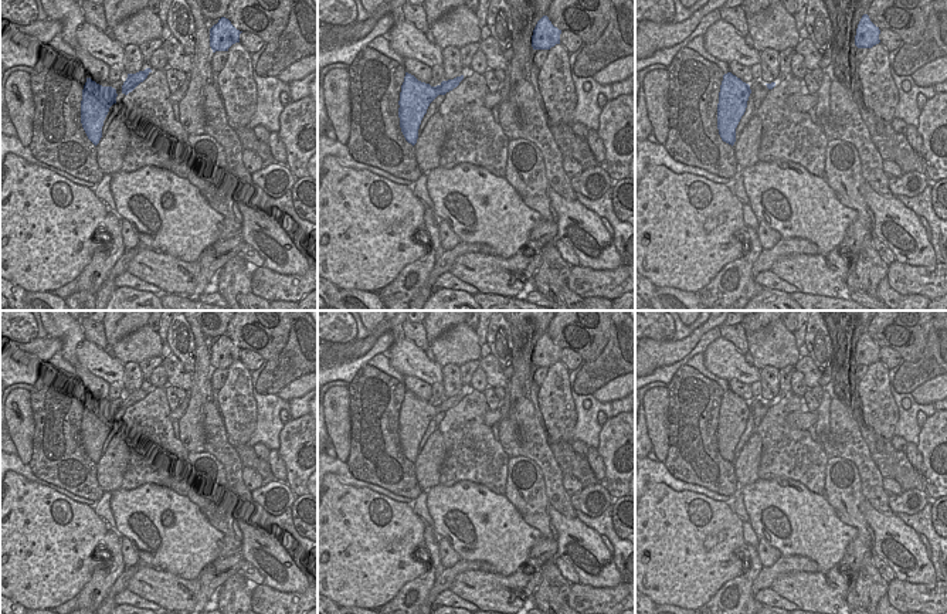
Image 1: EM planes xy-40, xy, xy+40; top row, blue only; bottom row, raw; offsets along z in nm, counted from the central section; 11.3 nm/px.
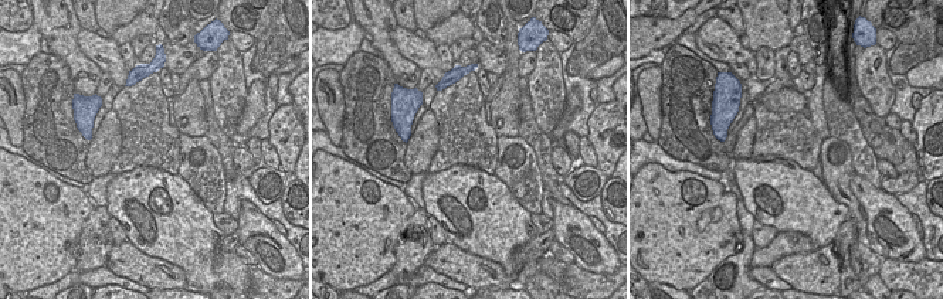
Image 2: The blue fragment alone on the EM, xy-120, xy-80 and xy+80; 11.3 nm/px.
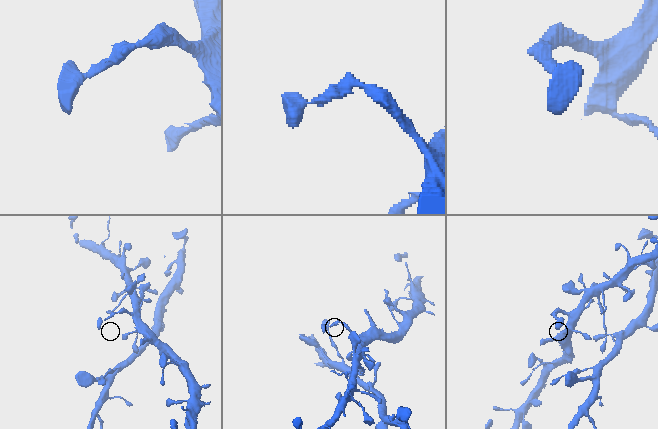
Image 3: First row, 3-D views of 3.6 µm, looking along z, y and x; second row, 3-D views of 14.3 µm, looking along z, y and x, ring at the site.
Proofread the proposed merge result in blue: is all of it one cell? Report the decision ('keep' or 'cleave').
keep

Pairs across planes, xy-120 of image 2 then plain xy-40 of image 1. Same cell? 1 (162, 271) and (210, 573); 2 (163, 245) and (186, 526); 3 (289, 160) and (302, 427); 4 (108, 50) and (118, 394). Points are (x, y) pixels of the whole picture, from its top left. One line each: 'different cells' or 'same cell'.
1: same cell
2: same cell
3: same cell
4: different cells

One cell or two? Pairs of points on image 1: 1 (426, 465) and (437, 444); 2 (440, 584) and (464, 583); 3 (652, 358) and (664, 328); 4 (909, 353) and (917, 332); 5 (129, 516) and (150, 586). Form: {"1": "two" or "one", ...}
{"1": "one", "2": "two", "3": "two", "4": "one", "5": "two"}

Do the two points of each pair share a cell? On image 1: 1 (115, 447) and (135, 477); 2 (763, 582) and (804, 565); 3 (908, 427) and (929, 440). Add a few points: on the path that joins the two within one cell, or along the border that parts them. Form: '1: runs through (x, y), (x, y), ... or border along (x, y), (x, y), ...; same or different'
1: border along (124, 433), (128, 441), (128, 465), (119, 488); different
2: runs through (773, 572), (783, 565), (794, 565); same
3: border along (922, 428), (916, 444); different

